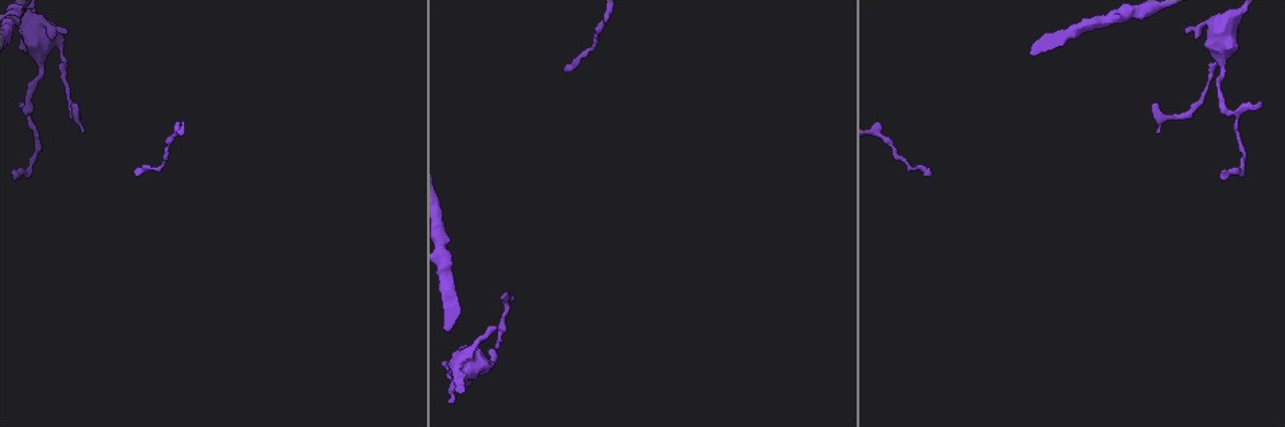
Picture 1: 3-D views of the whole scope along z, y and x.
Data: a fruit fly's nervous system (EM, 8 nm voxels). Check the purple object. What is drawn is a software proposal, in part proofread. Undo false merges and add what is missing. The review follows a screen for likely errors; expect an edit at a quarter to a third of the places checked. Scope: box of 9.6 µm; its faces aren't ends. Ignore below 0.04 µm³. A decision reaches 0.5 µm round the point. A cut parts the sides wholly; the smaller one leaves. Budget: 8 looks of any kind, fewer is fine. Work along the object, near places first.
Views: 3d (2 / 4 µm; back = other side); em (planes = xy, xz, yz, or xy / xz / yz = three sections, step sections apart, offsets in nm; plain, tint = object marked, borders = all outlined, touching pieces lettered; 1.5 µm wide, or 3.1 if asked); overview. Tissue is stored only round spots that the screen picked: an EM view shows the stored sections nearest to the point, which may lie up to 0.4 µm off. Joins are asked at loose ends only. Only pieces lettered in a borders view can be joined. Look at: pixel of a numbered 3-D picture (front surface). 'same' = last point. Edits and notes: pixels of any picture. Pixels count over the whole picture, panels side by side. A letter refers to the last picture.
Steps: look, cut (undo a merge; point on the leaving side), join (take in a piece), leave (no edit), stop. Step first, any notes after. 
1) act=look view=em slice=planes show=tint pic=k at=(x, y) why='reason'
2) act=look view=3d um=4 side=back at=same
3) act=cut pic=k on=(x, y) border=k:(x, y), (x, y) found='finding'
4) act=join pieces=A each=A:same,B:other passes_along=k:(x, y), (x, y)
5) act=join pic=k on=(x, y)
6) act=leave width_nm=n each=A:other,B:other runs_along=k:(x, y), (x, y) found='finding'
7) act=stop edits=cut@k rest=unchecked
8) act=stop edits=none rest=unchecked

act=look view=3d um=4 pic=1 at=(1155, 132) why='branch stops here'

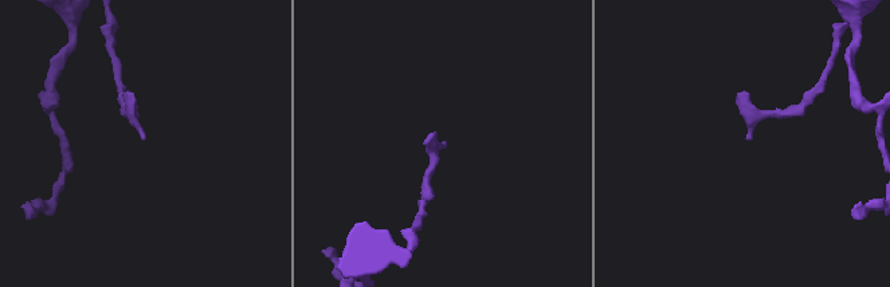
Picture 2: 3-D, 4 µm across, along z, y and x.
act=look view=em slice=yz step=8 show=borders pic=2 at=(142, 138) why='now the EM'

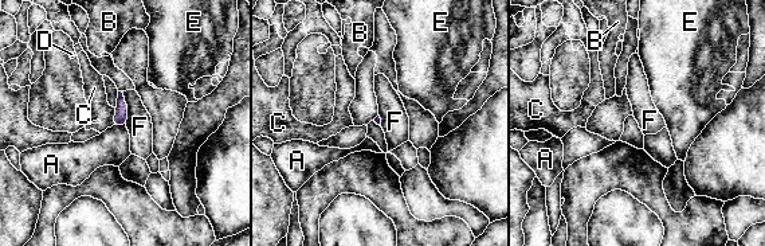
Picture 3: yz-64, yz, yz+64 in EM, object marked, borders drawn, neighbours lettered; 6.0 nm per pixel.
act=leave each=A:other,B:other,C:other,D:other,E:other,F:other border=3:(116, 108), (116, 116), (110, 125) found='none of them fits'

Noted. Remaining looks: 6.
act=look view=3d um=4 pic=1 at=(22, 106) why='tapers out'

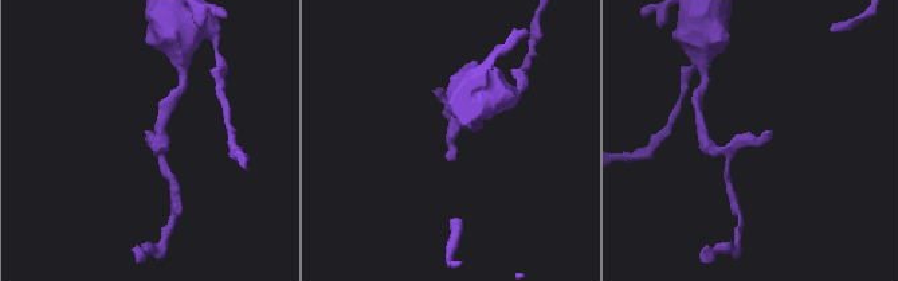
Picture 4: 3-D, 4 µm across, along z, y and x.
act=look view=em slice=planes show=borders pic=4 at=(770, 131)

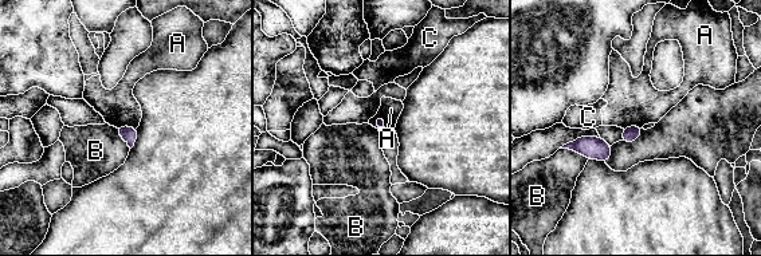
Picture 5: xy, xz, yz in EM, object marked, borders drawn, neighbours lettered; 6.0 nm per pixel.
act=leave each=A:other,B:other,C:other border=5:(376, 114), (385, 119), (387, 129) found='none of them fits'

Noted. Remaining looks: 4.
act=look view=3d um=4 side=back pic=1 at=(496, 325) why='an open end'

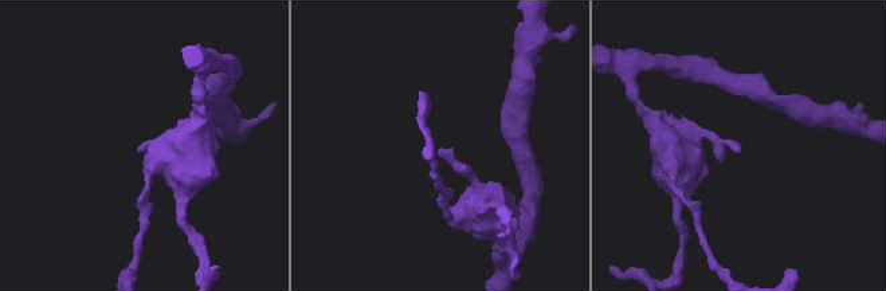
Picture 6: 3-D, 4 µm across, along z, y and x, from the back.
act=look view=em slice=xz step=8 show=plain pic=6 at=(740, 152) why='shape alone is not enough'

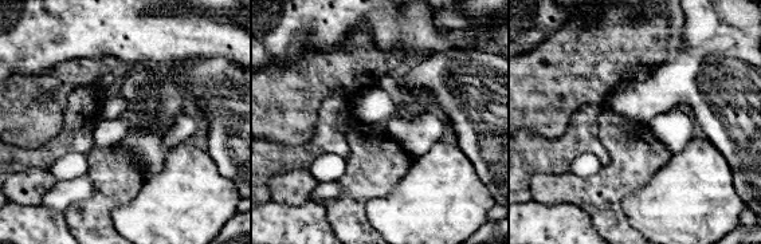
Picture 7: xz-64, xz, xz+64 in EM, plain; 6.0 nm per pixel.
act=look view=em slice=xz step=8 show=borders at=same

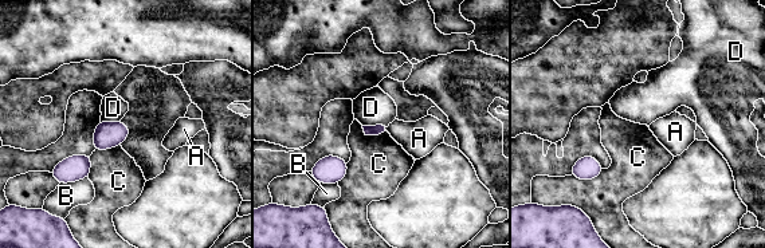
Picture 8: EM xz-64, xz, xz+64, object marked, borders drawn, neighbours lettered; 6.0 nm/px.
act=leave each=A:other,B:other,C:other,D:other border=8:(388, 124), (363, 126) found='no lettered piece goes on from it'

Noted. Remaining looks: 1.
act=stop edits=none rest=unchecked

